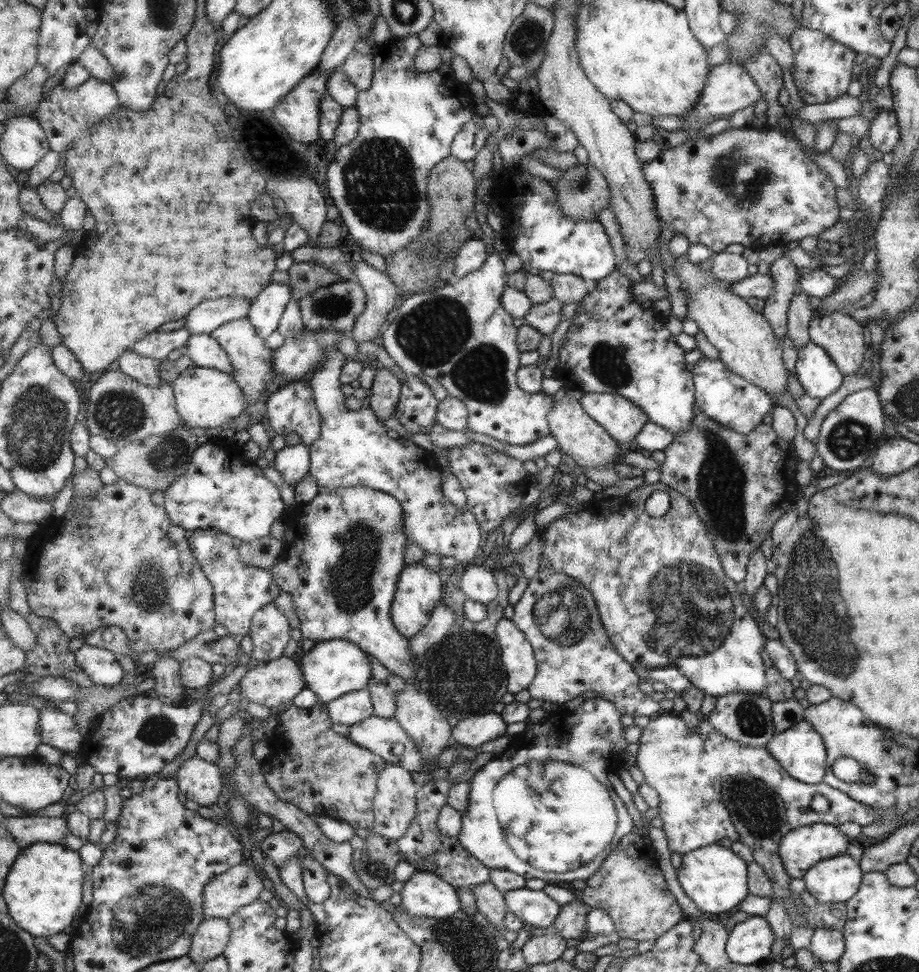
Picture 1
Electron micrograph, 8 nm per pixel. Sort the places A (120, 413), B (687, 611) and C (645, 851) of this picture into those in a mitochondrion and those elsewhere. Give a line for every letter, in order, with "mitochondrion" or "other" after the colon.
A: mitochondrion
B: mitochondrion
C: other

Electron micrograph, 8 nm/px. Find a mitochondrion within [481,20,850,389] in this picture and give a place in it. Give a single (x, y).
(723, 174)

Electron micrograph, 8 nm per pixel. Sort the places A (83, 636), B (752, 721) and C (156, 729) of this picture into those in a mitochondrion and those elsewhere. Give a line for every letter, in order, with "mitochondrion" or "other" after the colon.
A: other
B: mitochondrion
C: mitochondrion

